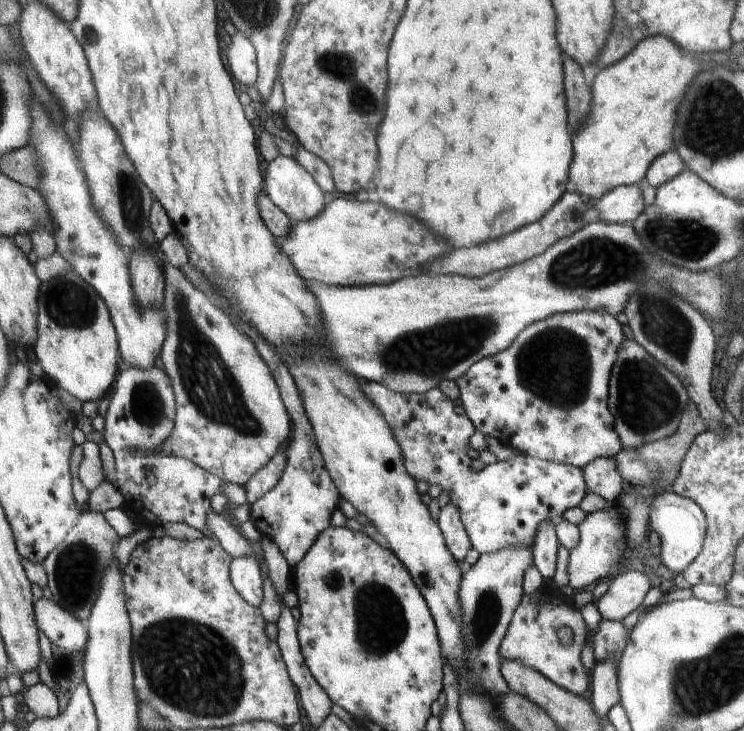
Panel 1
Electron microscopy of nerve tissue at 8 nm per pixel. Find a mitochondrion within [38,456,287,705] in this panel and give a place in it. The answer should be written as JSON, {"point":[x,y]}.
{"point":[77,566]}

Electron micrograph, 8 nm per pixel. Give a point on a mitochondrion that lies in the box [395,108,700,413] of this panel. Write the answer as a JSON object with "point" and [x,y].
{"point":[666,325]}

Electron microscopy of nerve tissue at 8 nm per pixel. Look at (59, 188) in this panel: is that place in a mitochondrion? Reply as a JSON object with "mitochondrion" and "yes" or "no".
{"mitochondrion":"no"}

